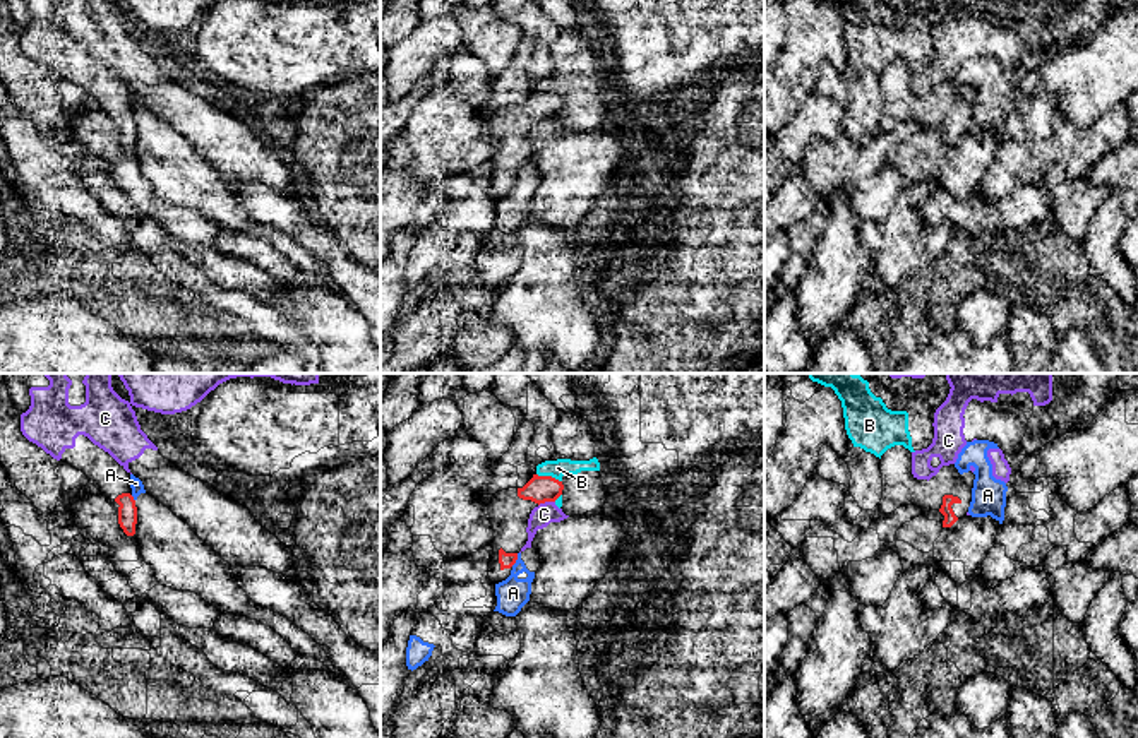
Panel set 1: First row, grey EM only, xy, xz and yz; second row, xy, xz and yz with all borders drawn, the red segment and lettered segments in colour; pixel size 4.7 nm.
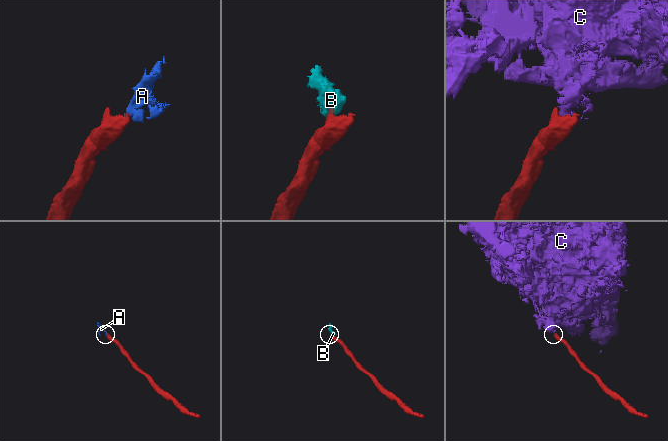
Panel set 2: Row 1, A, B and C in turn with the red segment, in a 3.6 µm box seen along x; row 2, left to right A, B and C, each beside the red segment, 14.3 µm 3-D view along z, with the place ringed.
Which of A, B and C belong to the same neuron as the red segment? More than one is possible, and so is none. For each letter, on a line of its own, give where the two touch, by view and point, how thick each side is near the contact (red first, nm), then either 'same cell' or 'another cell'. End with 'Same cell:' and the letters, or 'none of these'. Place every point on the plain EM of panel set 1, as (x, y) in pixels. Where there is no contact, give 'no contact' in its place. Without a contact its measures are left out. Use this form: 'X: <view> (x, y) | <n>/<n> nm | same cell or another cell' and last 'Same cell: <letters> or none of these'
A: xz (516, 175) | 70/150 nm | another cell
B: xz (549, 93) | 130/80 nm | another cell
C: xz (545, 117) | 130/100 nm | another cell
Same cell: none of these

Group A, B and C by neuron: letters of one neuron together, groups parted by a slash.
A / B / C

